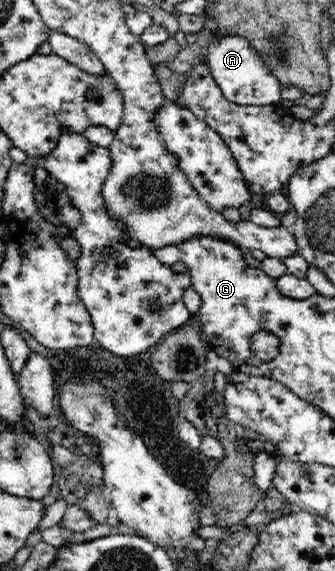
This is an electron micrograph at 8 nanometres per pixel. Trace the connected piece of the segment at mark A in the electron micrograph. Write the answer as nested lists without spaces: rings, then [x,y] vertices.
[[[225,34],[209,42],[206,47],[206,61],[218,83],[219,89],[223,91],[223,98],[236,105],[278,105],[284,87],[279,83],[272,71],[267,68],[265,60],[254,49],[249,38],[237,37],[234,34]]]

